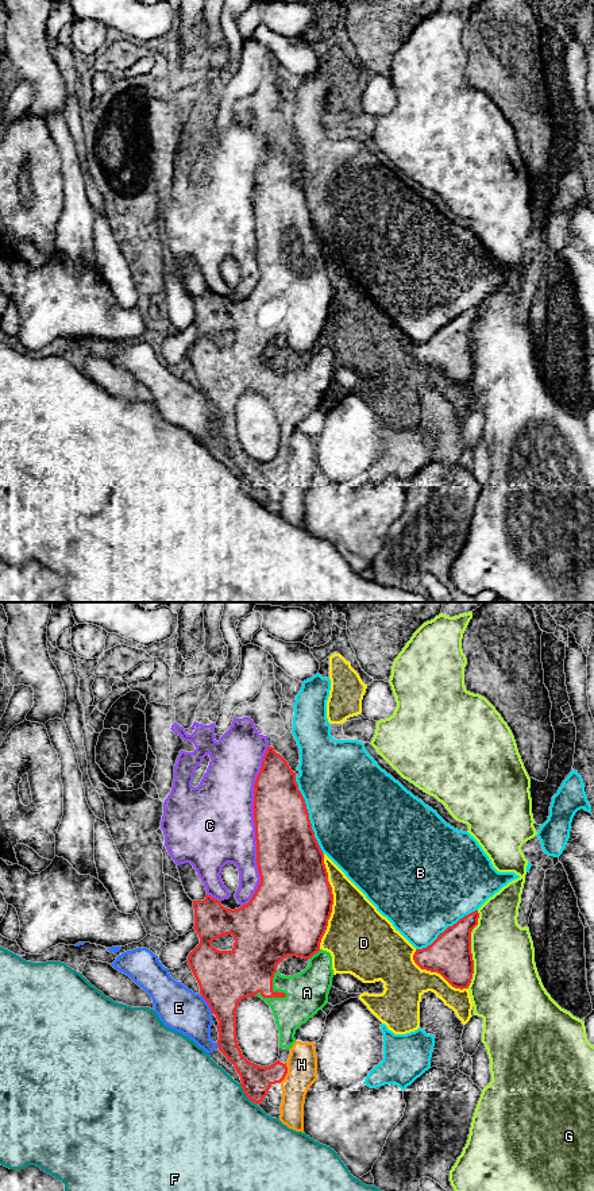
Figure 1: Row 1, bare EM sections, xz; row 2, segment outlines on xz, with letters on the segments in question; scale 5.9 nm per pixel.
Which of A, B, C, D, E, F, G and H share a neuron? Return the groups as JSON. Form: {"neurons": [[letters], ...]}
{"neurons": [["A"], ["B"], ["C"], ["D"], ["E"], ["F"], ["G"], ["H"]]}

